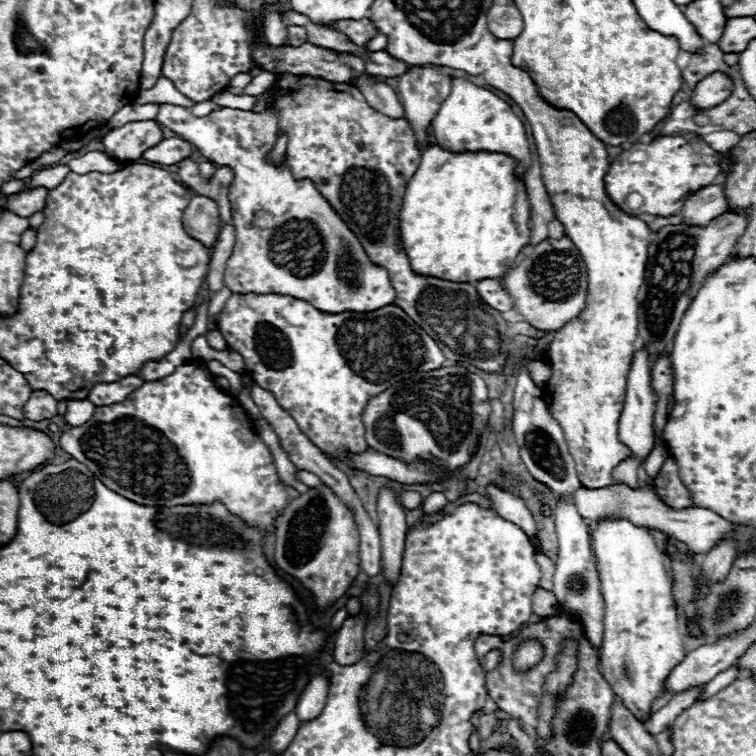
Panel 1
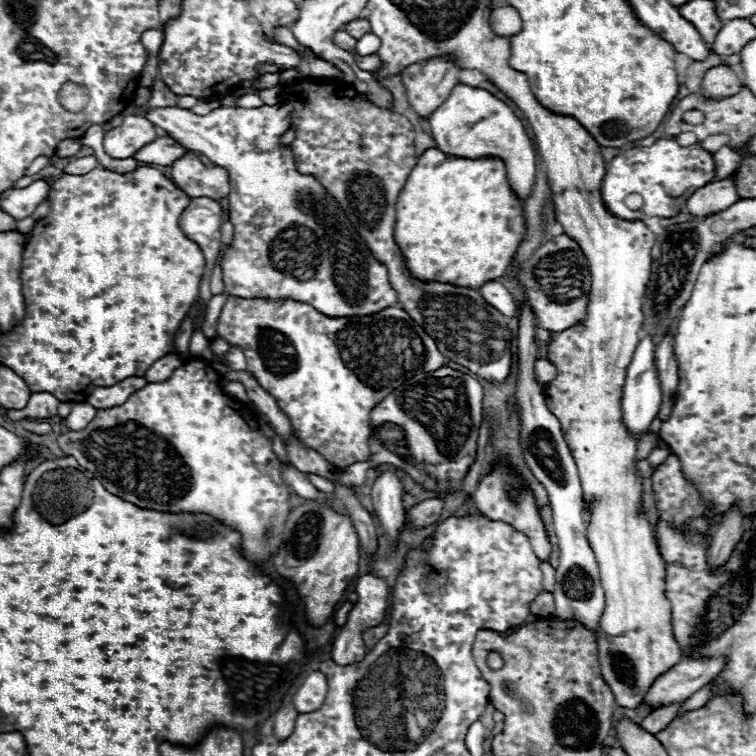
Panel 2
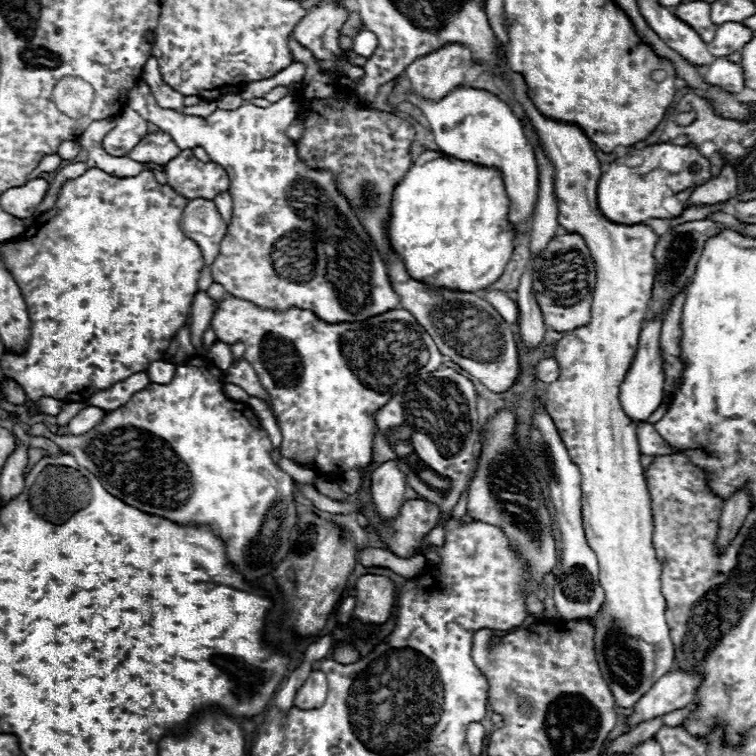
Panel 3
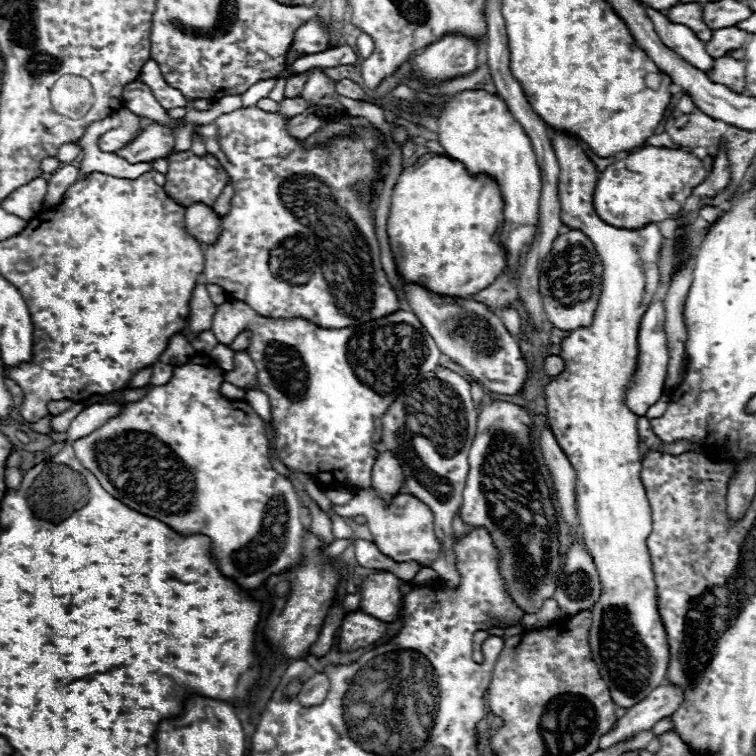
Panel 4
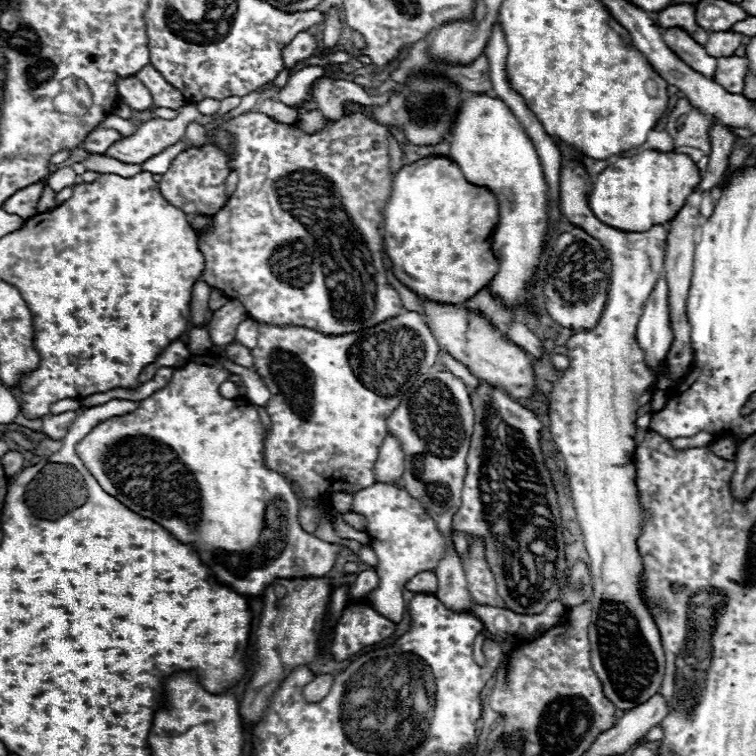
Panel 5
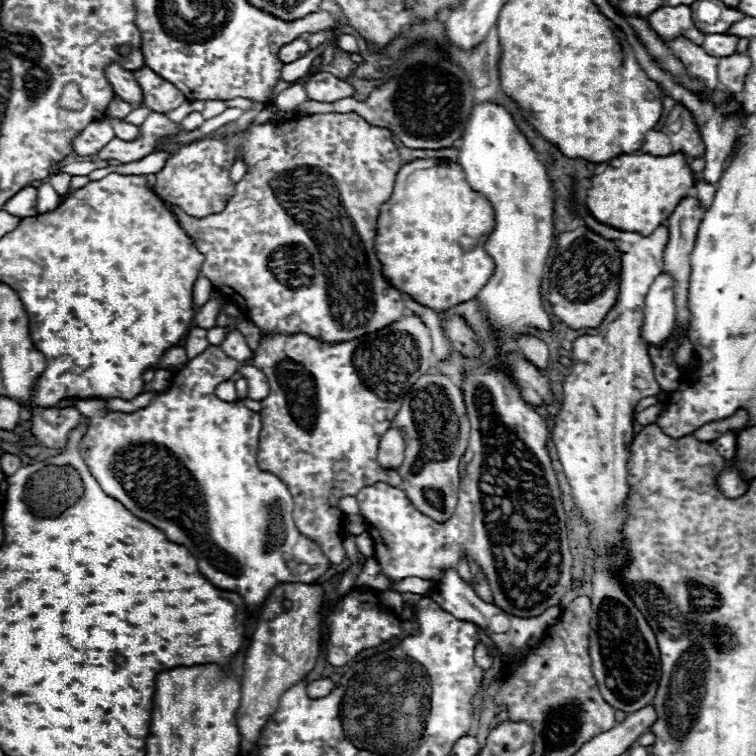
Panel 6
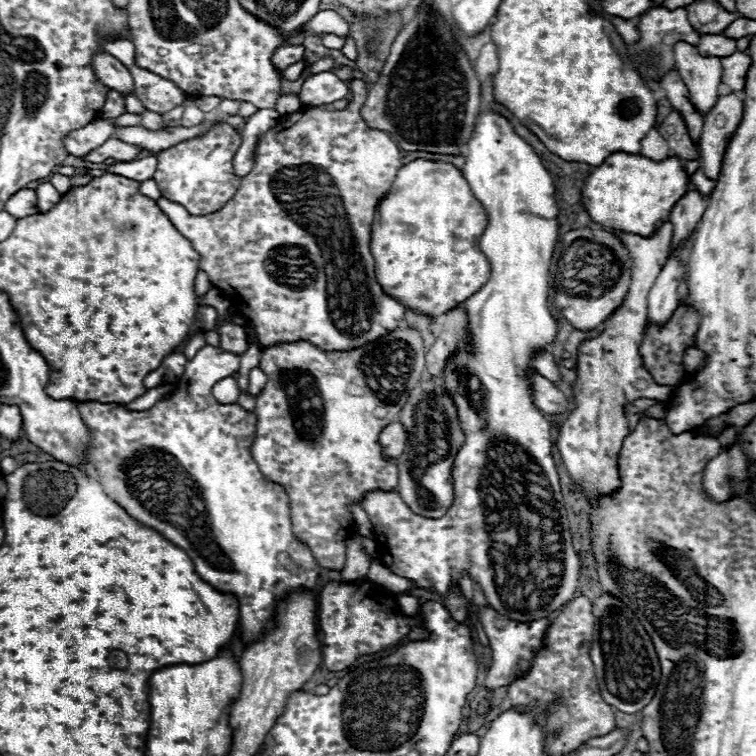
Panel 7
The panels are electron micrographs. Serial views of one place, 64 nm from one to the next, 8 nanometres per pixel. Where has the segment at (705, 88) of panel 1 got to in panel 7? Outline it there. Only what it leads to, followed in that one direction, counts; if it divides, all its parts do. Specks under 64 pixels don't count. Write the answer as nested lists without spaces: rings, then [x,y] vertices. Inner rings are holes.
[[[734,52],[730,56],[724,56],[722,58],[722,82],[726,86],[730,86],[732,90],[744,90],[744,84],[746,84],[746,74],[752,66],[752,58],[746,54],[746,52]]]

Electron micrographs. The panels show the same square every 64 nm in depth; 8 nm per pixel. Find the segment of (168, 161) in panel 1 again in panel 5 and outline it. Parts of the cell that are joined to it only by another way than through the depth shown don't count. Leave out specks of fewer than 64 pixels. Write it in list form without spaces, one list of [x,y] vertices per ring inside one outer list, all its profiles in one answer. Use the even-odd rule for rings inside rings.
[[[230,96],[230,98],[220,100],[220,112],[218,112],[218,114],[214,114],[214,116],[202,116],[202,114],[196,110],[196,106],[194,106],[194,104],[186,104],[186,106],[182,108],[182,112],[180,112],[174,120],[150,118],[148,122],[144,122],[144,124],[138,128],[138,132],[136,132],[134,136],[130,136],[130,138],[122,138],[122,140],[114,142],[114,144],[112,144],[112,146],[104,152],[104,156],[116,158],[116,160],[120,160],[120,162],[124,162],[124,164],[142,164],[142,162],[144,162],[144,160],[148,160],[150,156],[154,156],[154,154],[162,152],[164,148],[168,148],[168,146],[176,144],[176,142],[184,136],[184,132],[186,132],[186,124],[188,124],[190,120],[198,120],[200,124],[206,124],[206,122],[210,122],[210,120],[214,120],[214,118],[218,118],[218,116],[226,114],[228,110],[236,108],[236,106],[240,104],[240,100],[242,100],[240,96]]]

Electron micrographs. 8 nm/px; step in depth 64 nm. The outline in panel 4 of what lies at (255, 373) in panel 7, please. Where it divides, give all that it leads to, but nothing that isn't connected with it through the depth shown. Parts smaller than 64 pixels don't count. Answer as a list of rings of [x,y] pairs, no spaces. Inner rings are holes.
[[[218,344],[212,352],[210,352],[210,356],[216,360],[216,364],[222,368],[222,370],[234,370],[234,362],[232,362],[232,350],[228,348],[228,346],[224,346],[224,344]],[[250,388],[246,390],[244,400],[264,418],[270,420],[270,404],[268,404],[268,394],[264,394],[260,388]]]

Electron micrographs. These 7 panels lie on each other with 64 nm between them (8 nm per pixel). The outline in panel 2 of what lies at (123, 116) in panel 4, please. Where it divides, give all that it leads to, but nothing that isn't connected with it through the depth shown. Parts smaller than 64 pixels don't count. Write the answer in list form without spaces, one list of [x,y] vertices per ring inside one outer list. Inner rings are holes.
[[[128,114],[124,116],[122,124],[106,132],[104,136],[104,150],[112,158],[132,158],[136,150],[156,138],[154,124],[144,116]]]

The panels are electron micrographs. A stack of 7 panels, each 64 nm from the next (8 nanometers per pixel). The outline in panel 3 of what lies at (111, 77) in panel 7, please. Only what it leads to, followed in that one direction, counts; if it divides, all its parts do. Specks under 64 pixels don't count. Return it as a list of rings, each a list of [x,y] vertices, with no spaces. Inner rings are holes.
[[[136,82],[136,86],[132,90],[128,90],[128,108],[136,110],[142,118],[154,122],[160,130],[164,132],[170,132],[170,136],[176,140],[176,146],[180,146],[180,150],[188,150],[188,148],[194,148],[194,146],[202,146],[210,160],[220,164],[228,176],[230,176],[230,194],[232,194],[232,220],[226,228],[226,234],[220,242],[220,252],[216,256],[216,260],[212,262],[210,266],[210,272],[212,272],[212,280],[222,284],[226,288],[228,294],[232,294],[234,298],[242,298],[242,300],[248,300],[256,306],[264,306],[268,310],[288,310],[292,306],[300,308],[300,310],[312,310],[322,322],[362,322],[366,318],[372,318],[376,314],[384,314],[388,310],[396,310],[400,308],[400,298],[398,294],[392,290],[392,284],[388,280],[388,272],[386,272],[386,264],[382,262],[376,246],[372,246],[372,238],[368,238],[368,232],[364,230],[364,226],[360,224],[356,212],[352,210],[350,202],[344,198],[344,194],[340,194],[338,186],[334,184],[334,174],[330,170],[310,170],[308,166],[304,166],[304,160],[300,160],[298,152],[296,152],[296,144],[294,140],[290,140],[286,136],[286,128],[290,126],[290,122],[300,114],[300,100],[298,98],[292,98],[292,96],[286,96],[282,98],[280,102],[268,106],[268,108],[258,108],[254,104],[242,104],[238,110],[216,110],[212,112],[208,118],[198,118],[198,116],[184,116],[184,114],[178,114],[176,110],[168,110],[168,108],[160,108],[148,88],[146,82]]]

